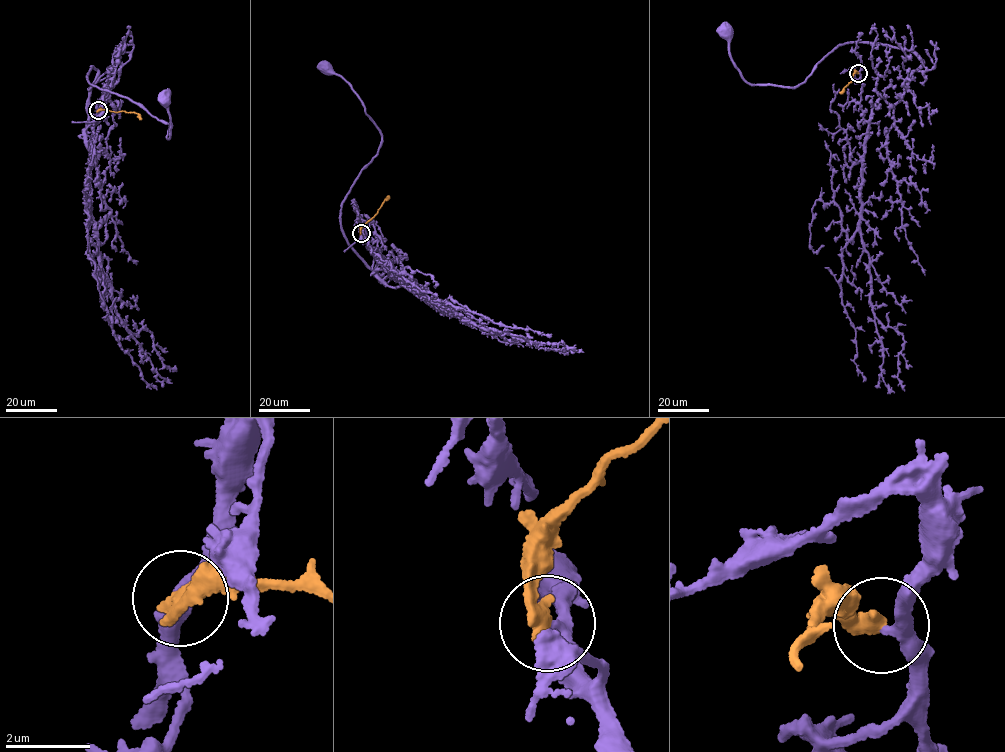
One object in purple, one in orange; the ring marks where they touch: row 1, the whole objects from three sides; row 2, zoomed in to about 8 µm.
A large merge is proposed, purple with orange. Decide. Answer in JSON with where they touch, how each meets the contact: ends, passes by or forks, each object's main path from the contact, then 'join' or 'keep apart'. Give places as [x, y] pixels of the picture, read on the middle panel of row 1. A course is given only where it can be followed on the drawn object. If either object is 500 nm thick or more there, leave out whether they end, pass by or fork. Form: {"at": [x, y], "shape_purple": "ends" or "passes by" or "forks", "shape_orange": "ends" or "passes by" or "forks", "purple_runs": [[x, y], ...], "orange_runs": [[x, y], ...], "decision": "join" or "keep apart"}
{"at": [361, 233], "shape_purple": "passes by", "shape_orange": "ends", "purple_runs": [[361, 233], [384, 283], [341, 226], [341, 205], [381, 134], [350, 84], [326, 68]], "orange_runs": [[361, 233], [361, 228], [389, 197]], "decision": "keep apart"}

